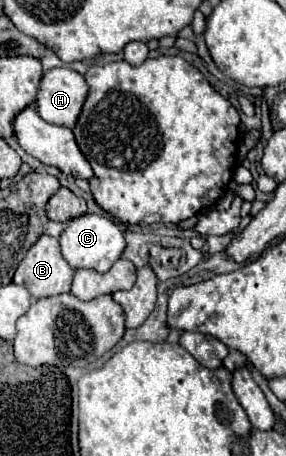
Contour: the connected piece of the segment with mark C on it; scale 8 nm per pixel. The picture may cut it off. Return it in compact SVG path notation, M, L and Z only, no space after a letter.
M83 214L73 218L69 226L63 230L59 242L61 242L61 254L73 270L93 268L97 272L107 272L113 266L113 262L121 258L125 250L125 238L121 228L115 226L109 218L93 216L93 214Z

